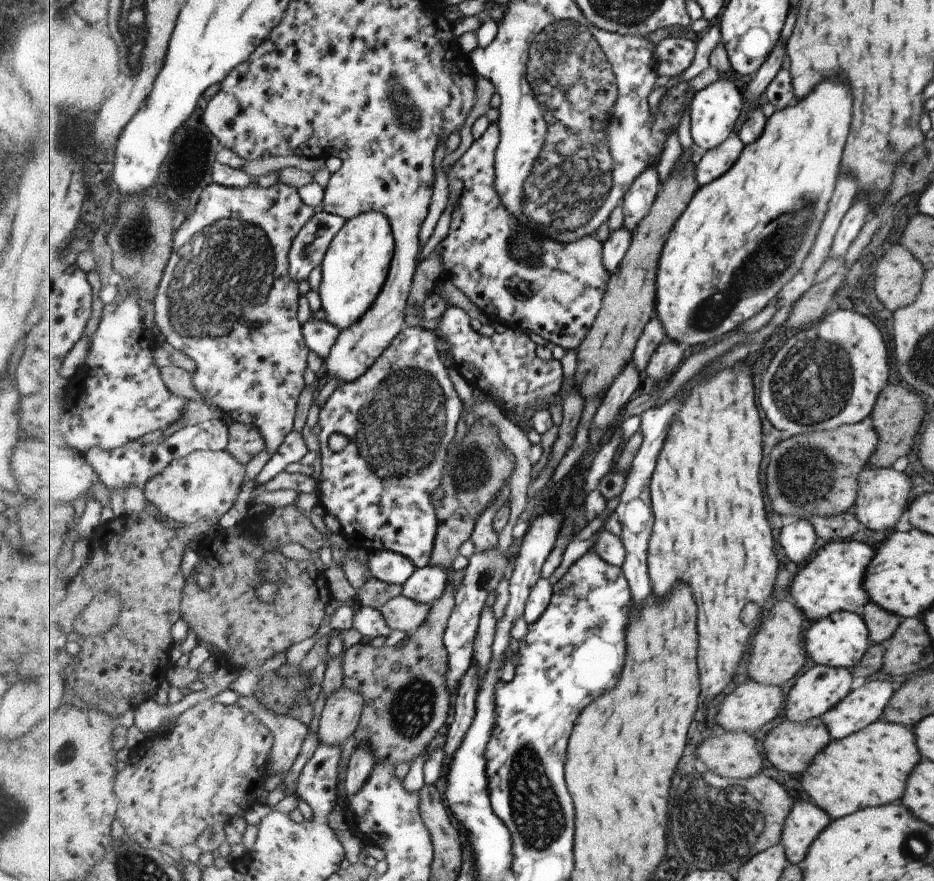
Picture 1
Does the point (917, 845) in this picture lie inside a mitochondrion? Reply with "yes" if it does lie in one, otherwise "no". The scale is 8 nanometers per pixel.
yes

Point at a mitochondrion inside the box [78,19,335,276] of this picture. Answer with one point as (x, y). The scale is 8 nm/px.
(136, 236)

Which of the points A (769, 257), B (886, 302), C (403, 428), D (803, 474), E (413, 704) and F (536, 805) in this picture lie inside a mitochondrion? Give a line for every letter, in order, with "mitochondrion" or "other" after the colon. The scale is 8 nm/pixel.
A: mitochondrion
B: other
C: mitochondrion
D: mitochondrion
E: mitochondrion
F: mitochondrion

